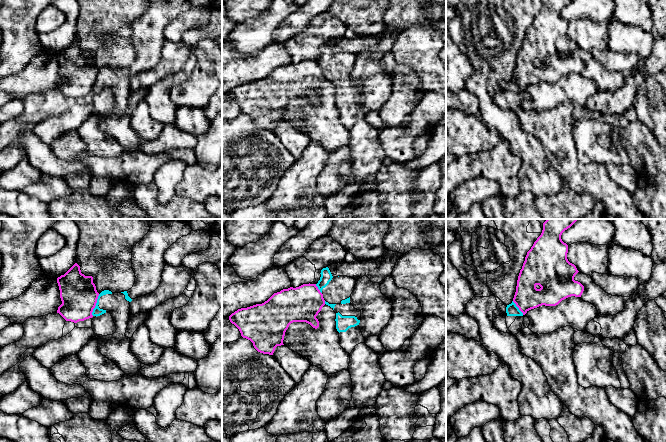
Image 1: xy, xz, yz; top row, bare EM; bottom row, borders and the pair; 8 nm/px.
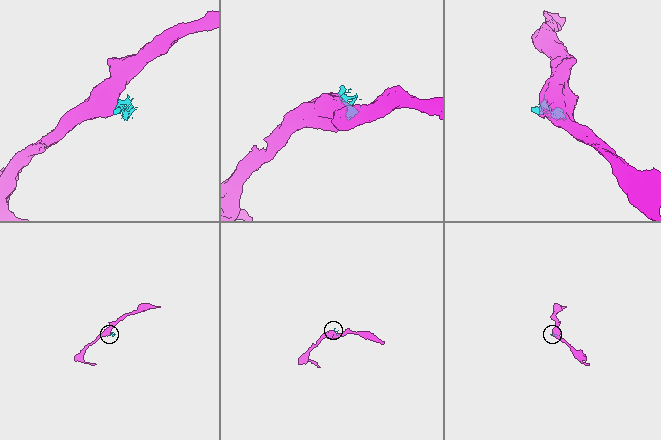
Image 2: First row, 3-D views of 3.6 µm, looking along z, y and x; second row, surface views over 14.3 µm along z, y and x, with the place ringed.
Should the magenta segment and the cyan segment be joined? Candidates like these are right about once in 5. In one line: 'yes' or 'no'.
no

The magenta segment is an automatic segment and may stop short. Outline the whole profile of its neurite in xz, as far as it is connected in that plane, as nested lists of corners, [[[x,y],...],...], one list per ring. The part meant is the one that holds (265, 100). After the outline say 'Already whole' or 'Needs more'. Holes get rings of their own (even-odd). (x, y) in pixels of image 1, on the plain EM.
[[[309,59],[274,69],[262,80],[238,85],[229,92],[229,96],[239,105],[243,114],[253,119],[254,124],[258,128],[273,131],[277,122],[284,121],[285,108],[291,99],[306,98],[317,105],[319,103],[319,97],[316,92],[324,81],[325,76],[323,70],[316,60]]]. Already whole

